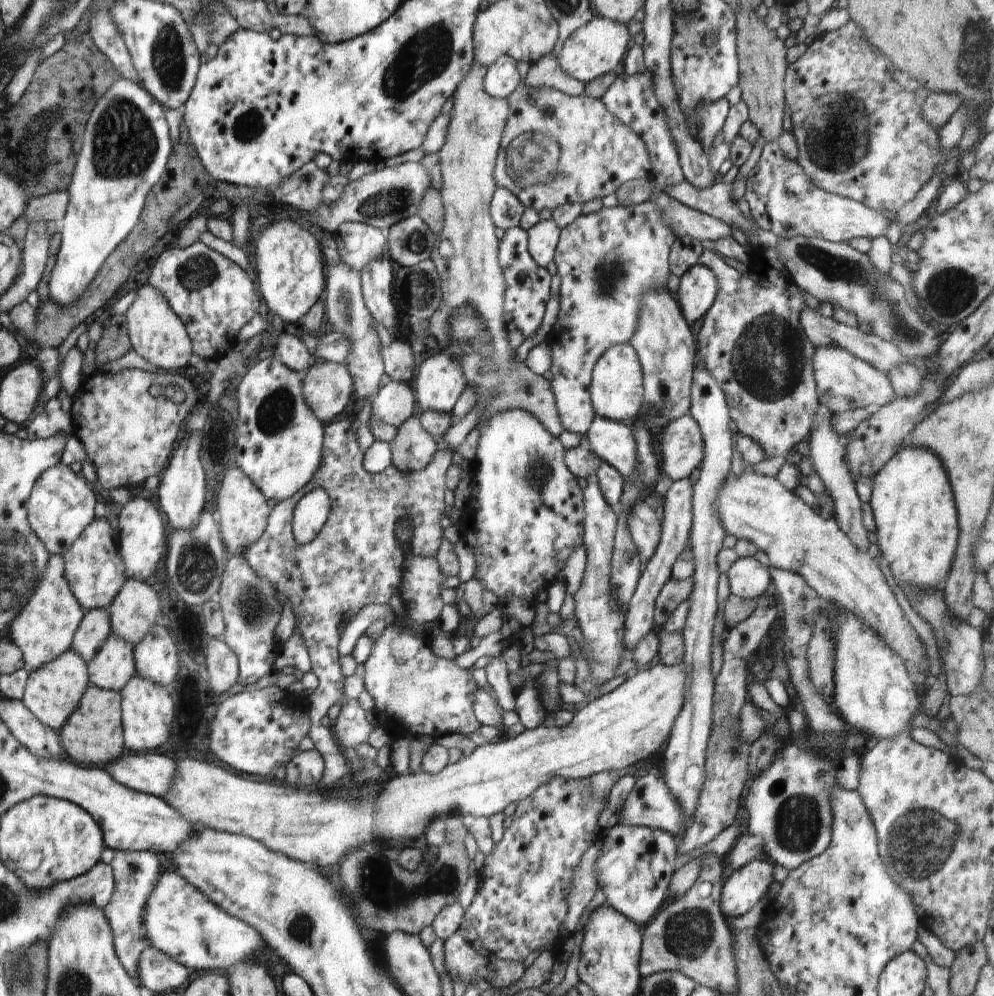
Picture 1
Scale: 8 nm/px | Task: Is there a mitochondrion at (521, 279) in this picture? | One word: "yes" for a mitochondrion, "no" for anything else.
no

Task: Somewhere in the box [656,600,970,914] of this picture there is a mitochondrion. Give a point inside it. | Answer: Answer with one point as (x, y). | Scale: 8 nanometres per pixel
(914, 835)

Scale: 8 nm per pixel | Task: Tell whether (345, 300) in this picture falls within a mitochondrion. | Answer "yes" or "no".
yes

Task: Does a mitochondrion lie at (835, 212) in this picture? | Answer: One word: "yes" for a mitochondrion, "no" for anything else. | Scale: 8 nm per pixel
no

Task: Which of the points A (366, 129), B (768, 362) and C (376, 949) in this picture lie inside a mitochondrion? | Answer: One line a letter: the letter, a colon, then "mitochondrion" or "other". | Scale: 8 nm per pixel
A: other
B: mitochondrion
C: other

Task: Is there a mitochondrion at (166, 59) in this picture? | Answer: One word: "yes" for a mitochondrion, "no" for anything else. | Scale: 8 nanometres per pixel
yes

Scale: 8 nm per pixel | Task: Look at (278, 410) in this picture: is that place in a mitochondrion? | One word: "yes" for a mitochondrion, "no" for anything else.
yes

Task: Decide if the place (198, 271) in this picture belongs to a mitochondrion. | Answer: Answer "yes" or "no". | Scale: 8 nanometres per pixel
yes

